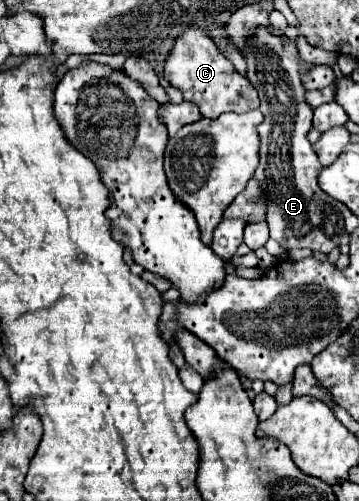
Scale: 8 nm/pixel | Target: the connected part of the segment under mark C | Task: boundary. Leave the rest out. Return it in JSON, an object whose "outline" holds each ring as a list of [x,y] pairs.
{"outline":[[[196,26],[184,28],[184,32],[174,40],[174,46],[164,60],[164,76],[172,86],[182,90],[184,100],[198,104],[206,118],[218,118],[222,112],[248,112],[260,104],[258,92],[246,76],[236,72],[232,62],[218,50],[212,38]]]}

